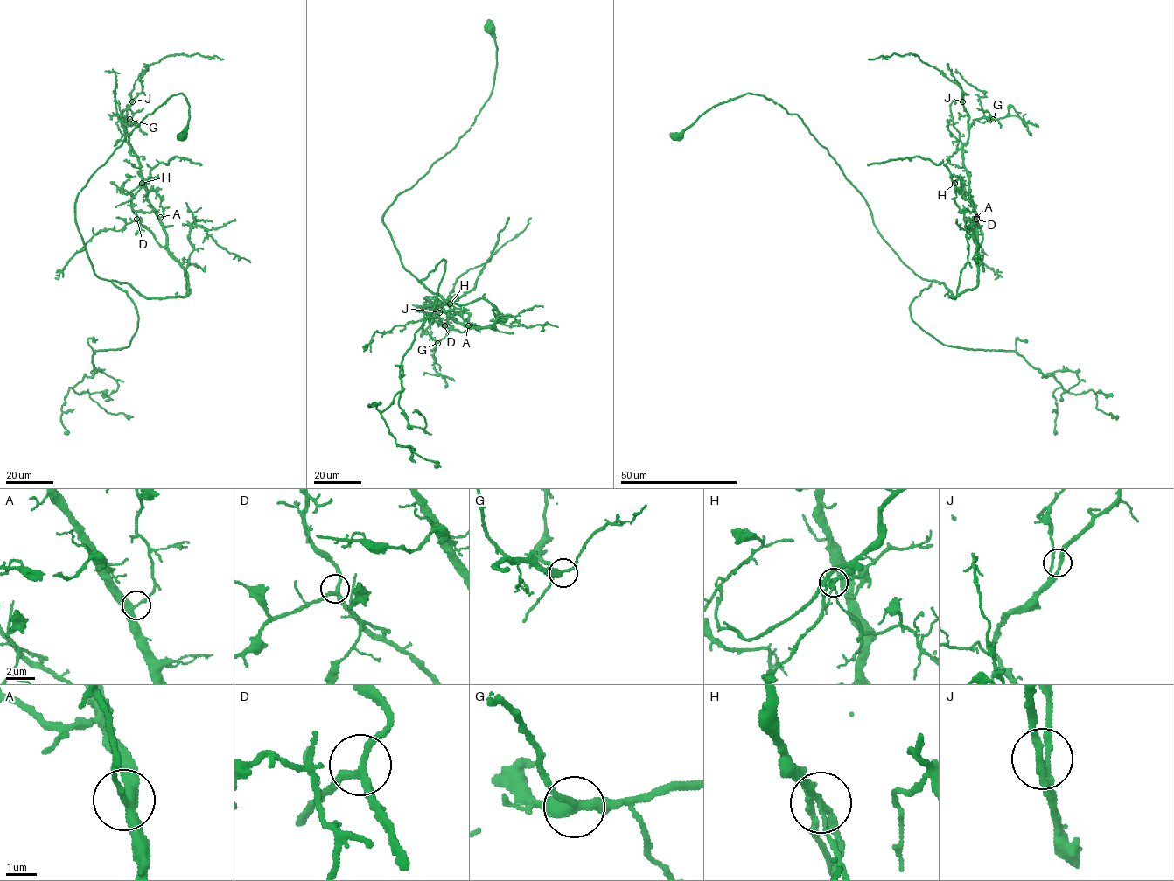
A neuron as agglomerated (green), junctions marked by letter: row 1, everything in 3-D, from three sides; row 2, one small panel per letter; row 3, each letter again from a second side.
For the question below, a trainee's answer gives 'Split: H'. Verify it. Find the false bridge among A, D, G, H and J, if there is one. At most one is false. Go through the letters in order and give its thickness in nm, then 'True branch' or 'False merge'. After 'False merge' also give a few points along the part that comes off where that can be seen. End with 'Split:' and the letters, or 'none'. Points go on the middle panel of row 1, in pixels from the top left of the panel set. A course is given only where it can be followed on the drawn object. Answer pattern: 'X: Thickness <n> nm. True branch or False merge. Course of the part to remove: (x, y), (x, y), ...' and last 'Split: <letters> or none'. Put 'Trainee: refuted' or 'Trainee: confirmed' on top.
Trainee: confirmed
A: Thickness 240 nm. True branch
D: Thickness 240 nm. True branch
G: Thickness 320 nm. True branch
H: Thickness 240 nm. False merge. Course of the part to remove: (450, 304), (475, 286), (509, 217)
J: Thickness 180 nm. True branch
Split: H

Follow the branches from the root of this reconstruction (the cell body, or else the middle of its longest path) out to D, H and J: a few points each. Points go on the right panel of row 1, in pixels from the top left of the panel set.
D: (677, 136), (720, 103), (772, 100), (828, 150), (898, 257), (949, 297), (977, 285), (976, 219)
H: (677, 136), (720, 103), (772, 100), (828, 150), (898, 257), (954, 297), (977, 285), (978, 234), (954, 183)
J: (677, 136), (720, 103), (772, 100), (828, 150), (898, 257), (954, 297), (978, 274), (962, 101)

